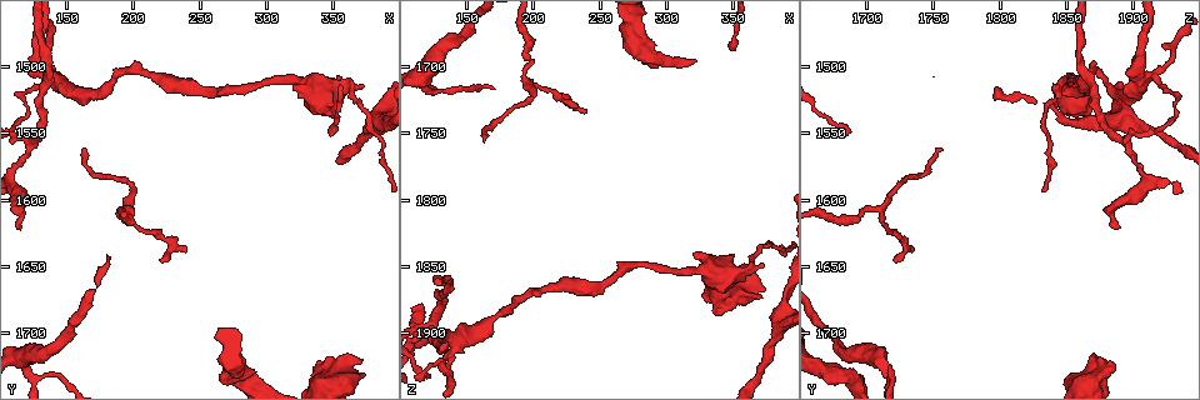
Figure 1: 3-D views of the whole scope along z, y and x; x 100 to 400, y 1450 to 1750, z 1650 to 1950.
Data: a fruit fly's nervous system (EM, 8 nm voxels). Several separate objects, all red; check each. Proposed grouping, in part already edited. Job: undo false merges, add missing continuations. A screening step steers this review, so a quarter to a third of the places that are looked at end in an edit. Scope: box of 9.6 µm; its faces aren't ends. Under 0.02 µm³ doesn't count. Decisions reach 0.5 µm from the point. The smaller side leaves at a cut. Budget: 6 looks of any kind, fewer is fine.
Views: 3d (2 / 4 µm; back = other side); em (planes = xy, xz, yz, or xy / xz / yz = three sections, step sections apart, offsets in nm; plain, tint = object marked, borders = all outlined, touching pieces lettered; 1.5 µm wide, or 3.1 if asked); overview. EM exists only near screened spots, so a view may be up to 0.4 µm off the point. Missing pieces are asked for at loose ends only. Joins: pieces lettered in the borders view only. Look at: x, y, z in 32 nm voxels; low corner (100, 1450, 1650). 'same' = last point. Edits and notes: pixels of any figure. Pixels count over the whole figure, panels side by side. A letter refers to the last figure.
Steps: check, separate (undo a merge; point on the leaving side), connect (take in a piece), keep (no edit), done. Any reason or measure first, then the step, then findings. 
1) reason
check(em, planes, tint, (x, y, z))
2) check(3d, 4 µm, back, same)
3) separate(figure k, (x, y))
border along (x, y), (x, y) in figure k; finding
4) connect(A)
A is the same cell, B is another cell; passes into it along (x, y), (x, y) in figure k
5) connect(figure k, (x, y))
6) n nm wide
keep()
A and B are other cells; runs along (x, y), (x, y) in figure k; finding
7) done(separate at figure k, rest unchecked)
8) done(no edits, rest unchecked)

free end
check(em, xz, step 8, borders, (320, 1516, 1842))

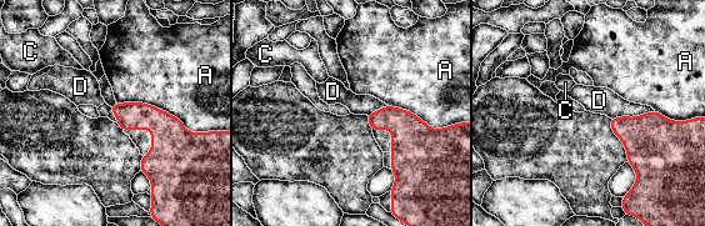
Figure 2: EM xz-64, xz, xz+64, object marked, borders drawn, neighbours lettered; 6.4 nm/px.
A touches over 550 nm
keep()
A, C and D are other cells; no lettered piece goes on from it

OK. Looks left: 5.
abrupt turn
check(em, planes, borders, (192, 1606, 1710))

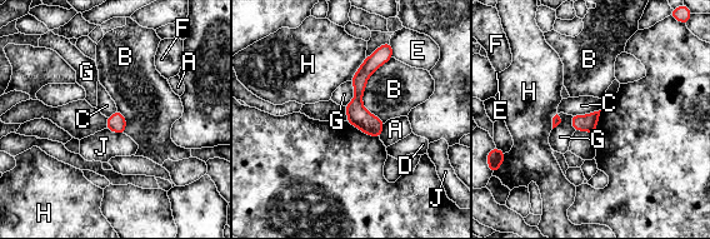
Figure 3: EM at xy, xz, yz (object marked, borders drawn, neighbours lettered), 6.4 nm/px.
keep()
A, B, C, D, E, F, G, H and J are other cells; border along (600, 109), (593, 113), (571, 115) in figure 3; continuous, no second cell

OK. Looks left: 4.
free end
check(em, xz, step 4, borders, (240, 1636, 1734))

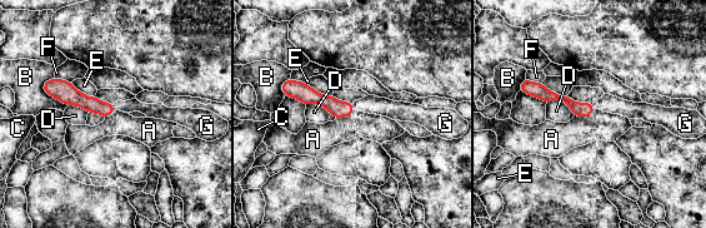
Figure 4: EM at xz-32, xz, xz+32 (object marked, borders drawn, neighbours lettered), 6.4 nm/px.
B touches over 220 nm
connect(figure 4, (371, 104))
G is the same cell, A, B, C, D, E and F are other cells; it goes on there

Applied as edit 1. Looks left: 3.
done(connect at figure 4, rest unchecked)

